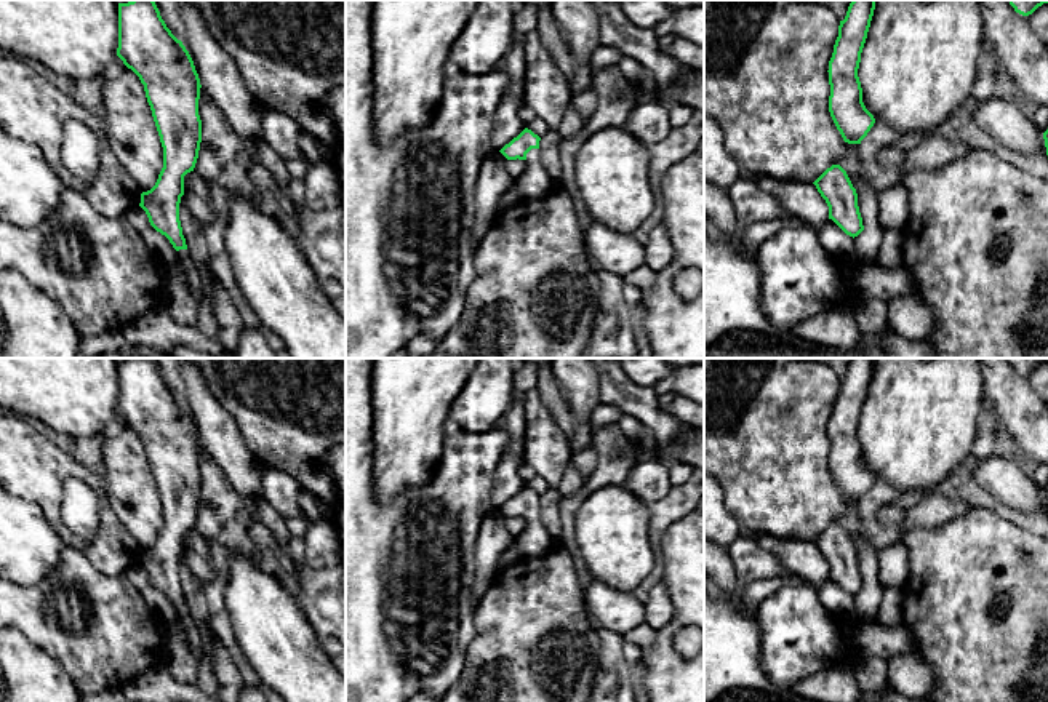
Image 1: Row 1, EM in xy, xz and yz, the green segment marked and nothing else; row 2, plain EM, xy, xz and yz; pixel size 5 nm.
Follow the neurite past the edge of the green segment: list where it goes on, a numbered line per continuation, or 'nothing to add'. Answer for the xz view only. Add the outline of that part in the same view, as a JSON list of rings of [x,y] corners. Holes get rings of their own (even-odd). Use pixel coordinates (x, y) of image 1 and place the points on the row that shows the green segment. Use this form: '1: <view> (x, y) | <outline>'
1: xz (535, 183) | [[[531,149],[526,154],[525,163],[525,173],[518,177],[514,177],[512,185],[504,193],[498,206],[498,214],[523,200],[541,198],[550,190],[554,181],[541,165],[539,149]]]

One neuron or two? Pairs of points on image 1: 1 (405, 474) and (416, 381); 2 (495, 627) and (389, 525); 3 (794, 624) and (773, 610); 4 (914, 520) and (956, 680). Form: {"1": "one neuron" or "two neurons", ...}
{"1": "one neuron", "2": "two neurons", "3": "one neuron", "4": "two neurons"}

